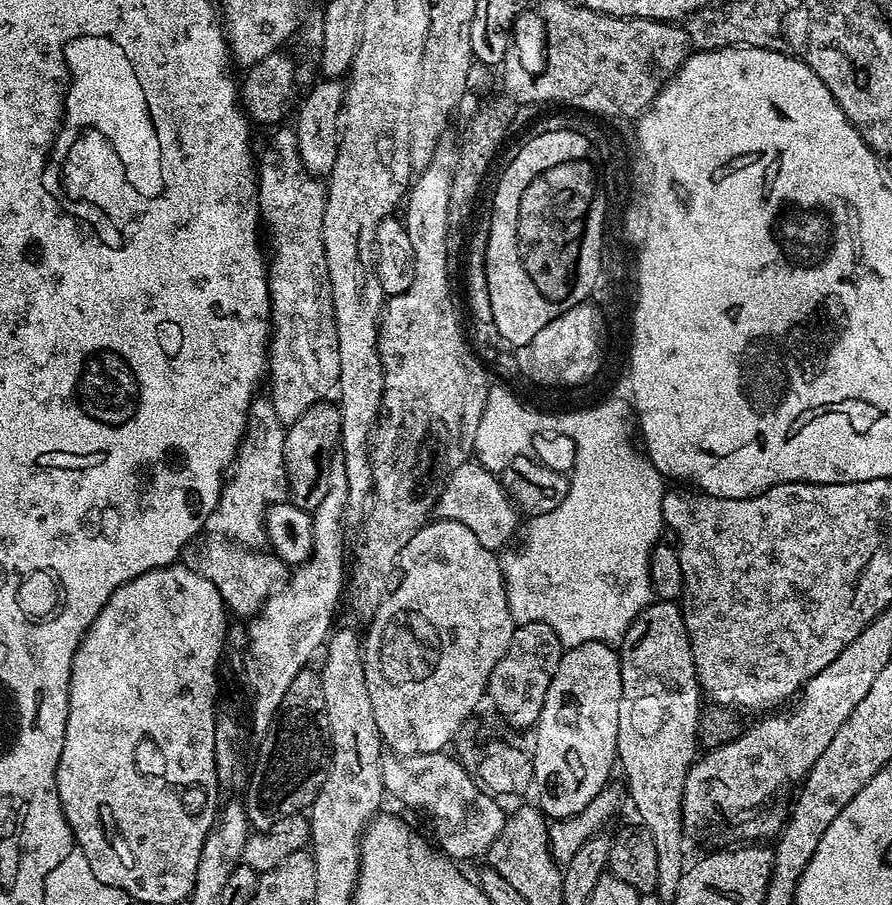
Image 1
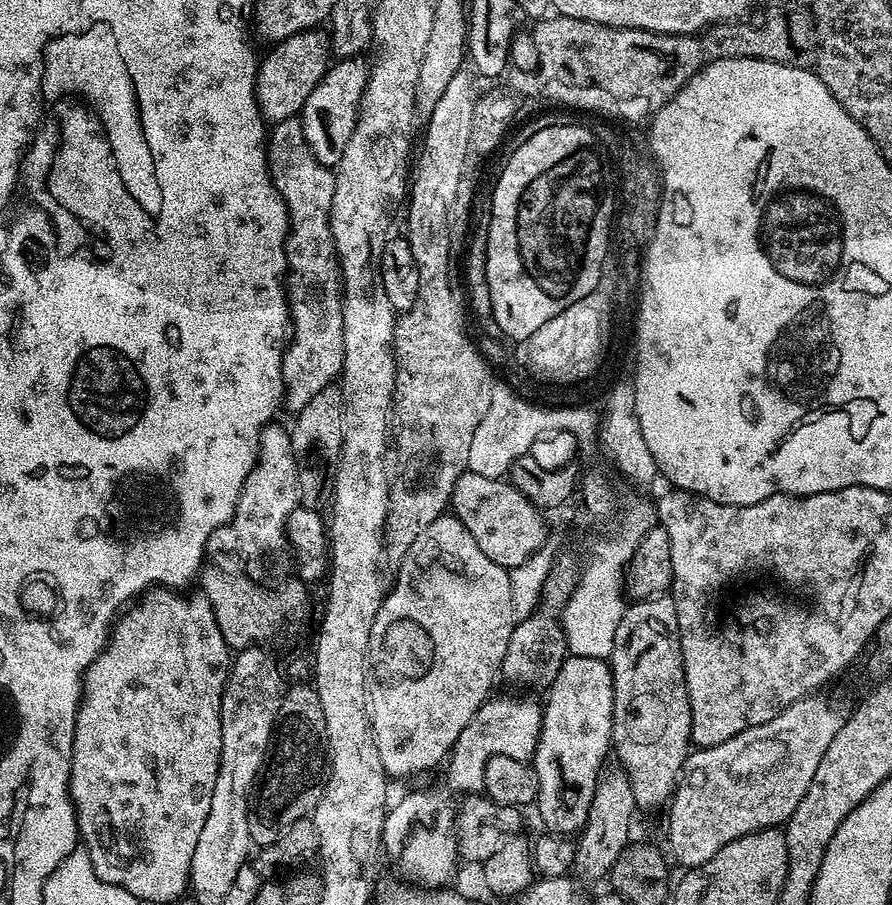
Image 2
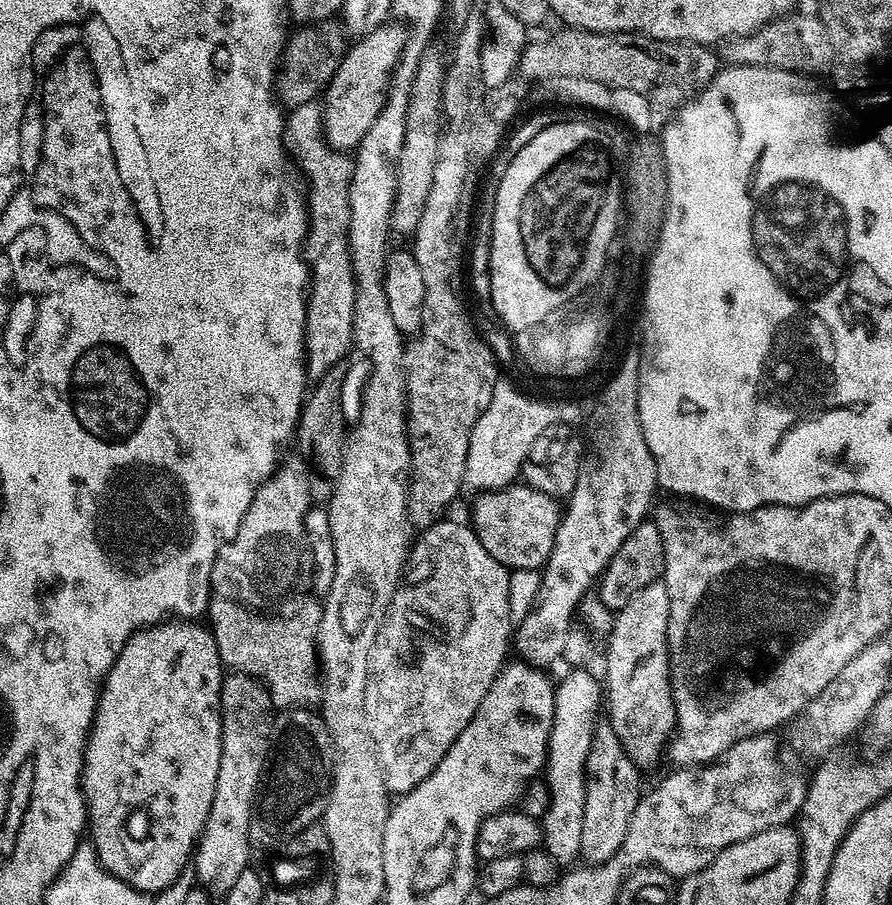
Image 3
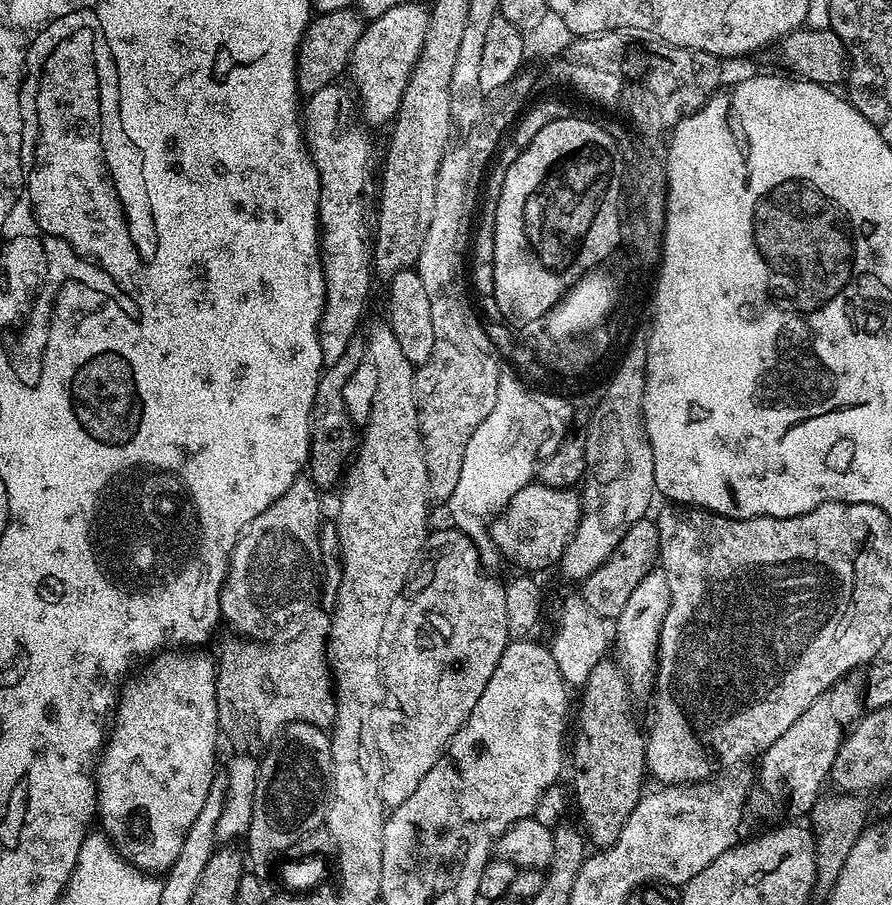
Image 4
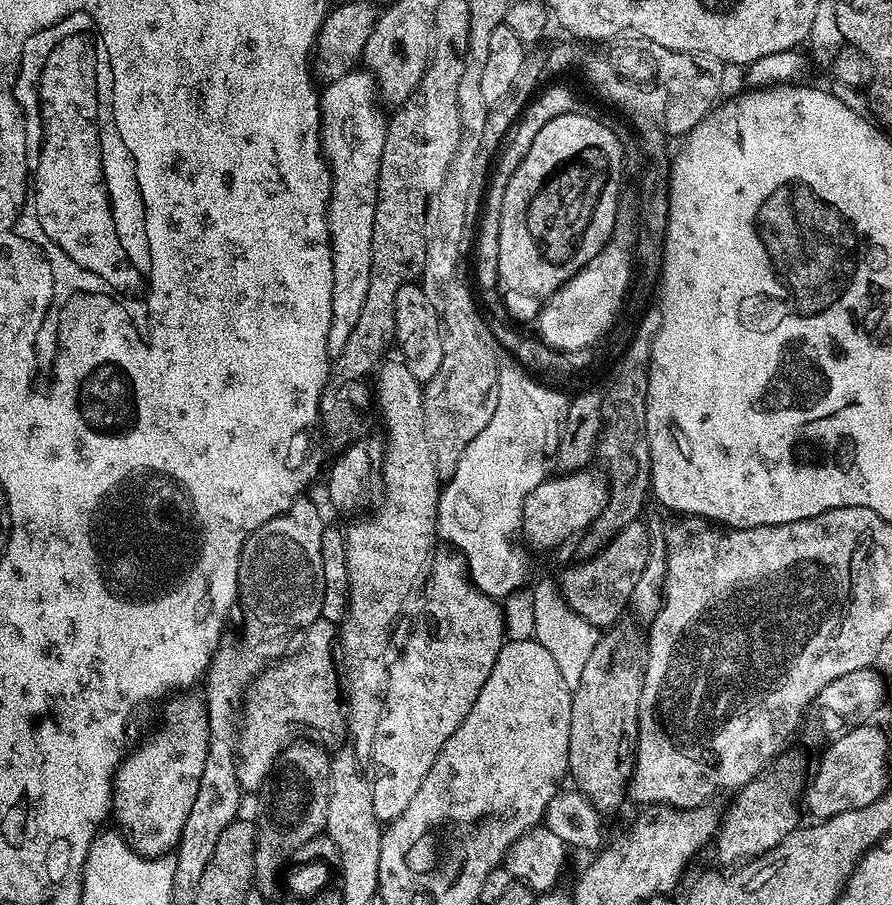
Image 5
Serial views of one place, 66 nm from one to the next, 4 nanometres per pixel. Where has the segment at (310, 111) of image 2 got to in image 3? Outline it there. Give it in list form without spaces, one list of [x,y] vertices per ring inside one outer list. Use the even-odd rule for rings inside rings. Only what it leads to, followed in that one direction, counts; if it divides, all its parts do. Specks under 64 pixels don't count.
[[[399,22],[383,24],[378,30],[359,37],[344,53],[338,70],[334,70],[334,78],[322,93],[322,127],[324,130],[324,141],[328,143],[335,152],[345,154],[351,153],[362,142],[366,130],[374,124],[374,118],[382,110],[382,106],[388,103],[388,86],[392,79],[392,71],[400,60],[404,49],[404,43],[408,40],[405,25]]]

